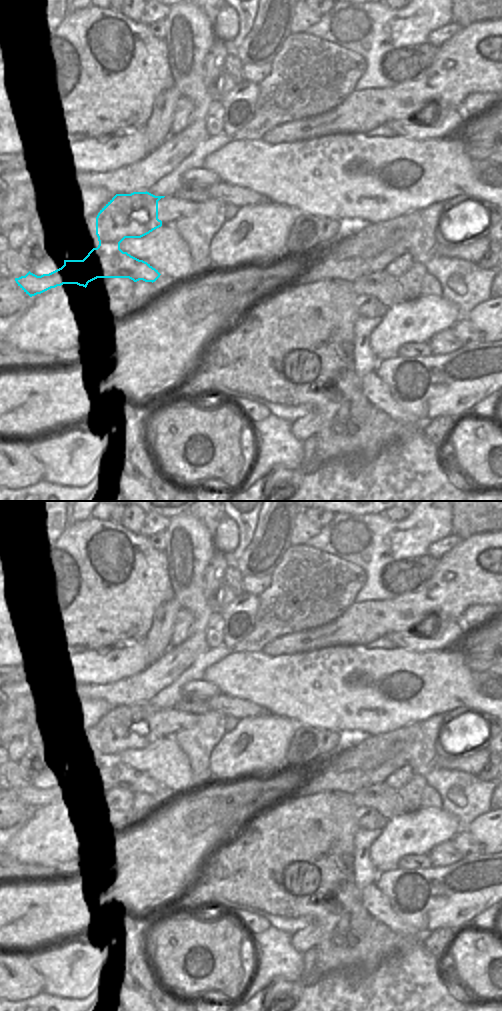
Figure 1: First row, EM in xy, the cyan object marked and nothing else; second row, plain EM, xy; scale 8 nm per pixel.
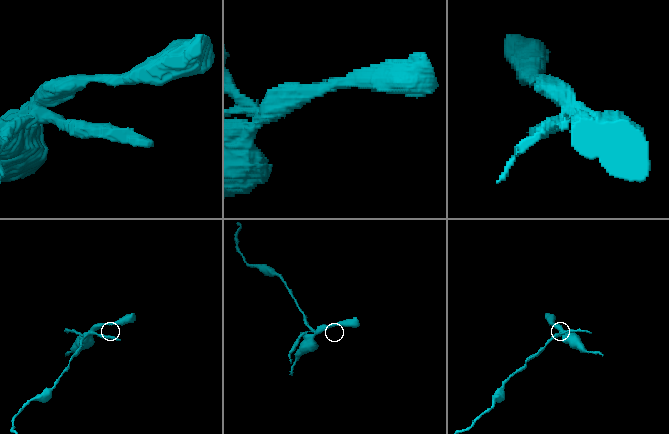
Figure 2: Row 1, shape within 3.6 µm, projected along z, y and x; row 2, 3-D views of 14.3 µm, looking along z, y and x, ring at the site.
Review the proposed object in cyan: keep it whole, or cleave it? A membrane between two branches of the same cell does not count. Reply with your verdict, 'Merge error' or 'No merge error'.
Merge error

